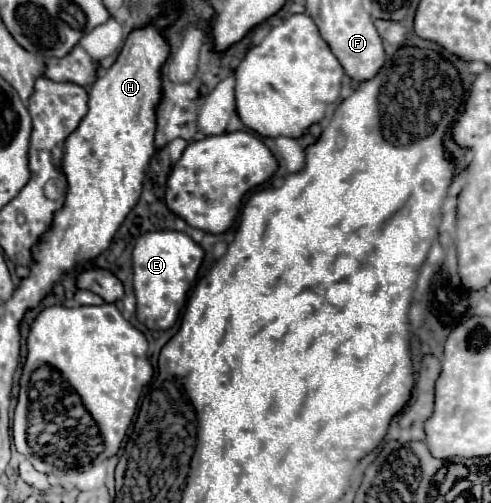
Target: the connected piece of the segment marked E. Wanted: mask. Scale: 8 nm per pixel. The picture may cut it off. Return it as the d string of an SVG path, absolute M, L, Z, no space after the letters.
M154 231L138 239L134 247L134 291L136 291L136 317L148 329L170 329L180 309L186 305L188 291L196 281L198 269L204 259L204 249L180 231Z

